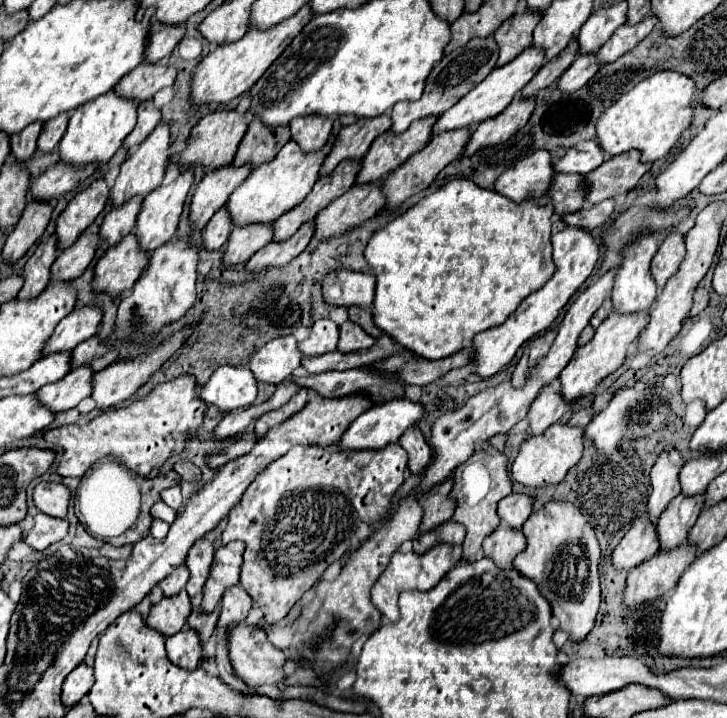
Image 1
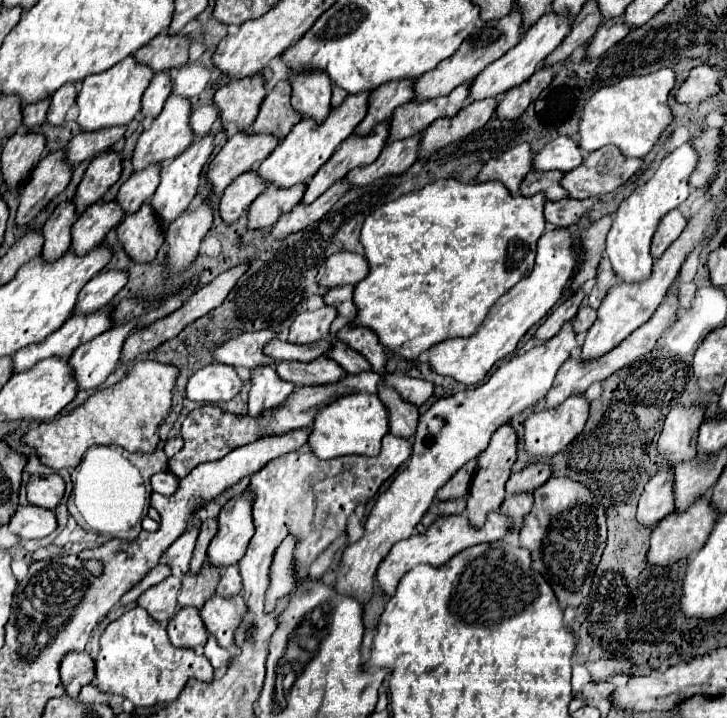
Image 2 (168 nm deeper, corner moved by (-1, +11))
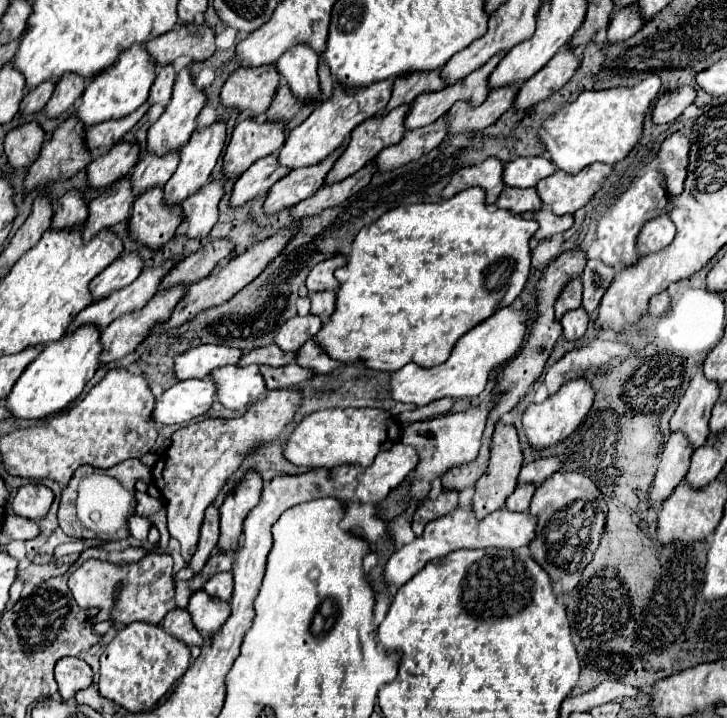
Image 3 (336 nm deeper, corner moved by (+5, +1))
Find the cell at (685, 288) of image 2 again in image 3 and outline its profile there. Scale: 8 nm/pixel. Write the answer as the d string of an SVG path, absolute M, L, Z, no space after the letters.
M663 292L655 298L651 298L649 314L665 314L665 312L669 312L669 308L671 308L671 296L669 296L669 292Z

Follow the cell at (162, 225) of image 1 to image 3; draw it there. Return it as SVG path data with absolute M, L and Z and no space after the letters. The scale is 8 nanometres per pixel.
M215 122L205 130L199 130L191 136L191 140L179 150L179 166L175 174L169 178L169 182L163 186L163 200L167 206L181 206L191 194L199 192L207 182L209 174L225 146L225 122Z

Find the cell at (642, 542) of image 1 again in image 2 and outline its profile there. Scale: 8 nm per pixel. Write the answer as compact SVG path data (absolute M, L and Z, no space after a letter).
M663 464L657 474L645 484L643 494L639 496L637 520L641 524L655 526L669 512L675 510L673 498L673 466Z

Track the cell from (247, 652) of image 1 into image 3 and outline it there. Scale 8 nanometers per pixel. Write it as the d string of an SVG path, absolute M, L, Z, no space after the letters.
M199 590L191 596L189 606L187 606L189 614L193 616L193 624L195 628L203 634L203 636L213 636L221 630L221 626L227 622L229 618L229 602L211 598L205 590Z

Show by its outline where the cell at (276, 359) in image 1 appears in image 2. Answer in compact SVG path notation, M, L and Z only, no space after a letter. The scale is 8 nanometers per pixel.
M271 330L247 332L229 338L227 342L213 348L213 362L229 364L237 370L253 370L259 364L275 364L263 354L263 346L275 336Z

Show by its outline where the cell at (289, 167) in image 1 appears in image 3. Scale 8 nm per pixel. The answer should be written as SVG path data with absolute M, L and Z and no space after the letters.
M379 82L379 86L371 86L371 90L363 90L363 94L339 94L339 90L333 90L333 96L325 100L323 106L317 106L303 124L287 134L287 140L279 152L279 166L295 170L323 162L329 154L345 144L353 128L357 128L363 120L379 114L389 96L391 82Z

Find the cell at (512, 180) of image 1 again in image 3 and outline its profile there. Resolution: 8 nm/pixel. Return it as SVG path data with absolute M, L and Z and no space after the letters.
M487 158L479 166L469 166L463 168L453 176L449 186L443 190L443 198L451 198L459 194L461 190L467 190L471 186L481 186L487 190L487 204L495 204L499 194L505 188L503 182L503 162L499 158Z

